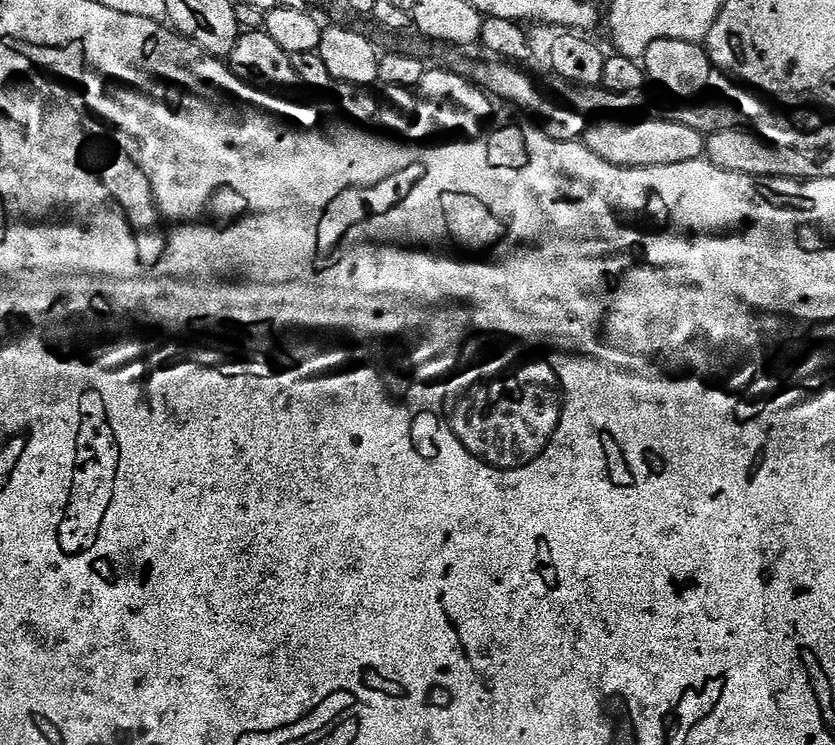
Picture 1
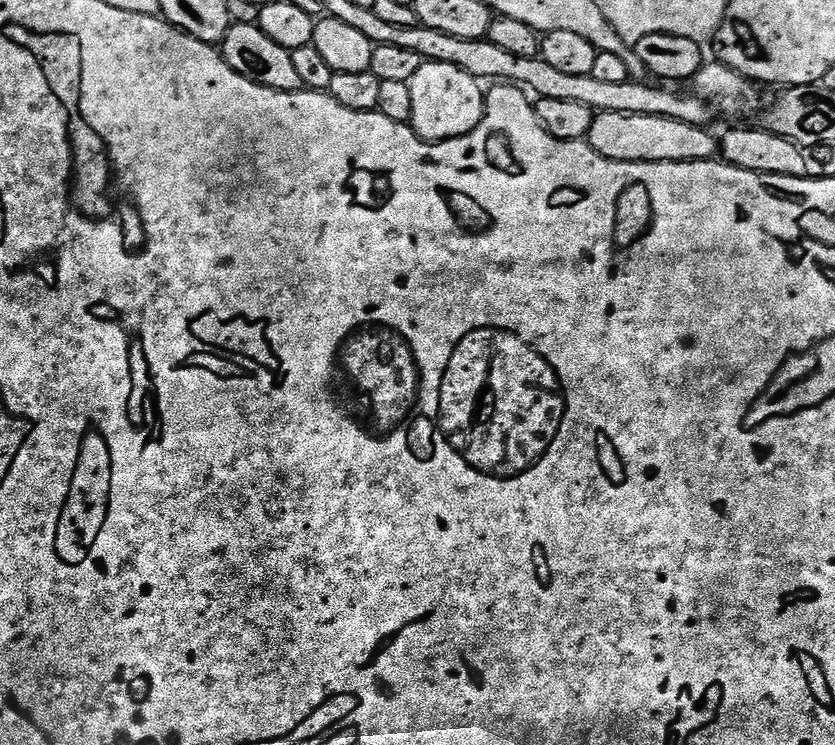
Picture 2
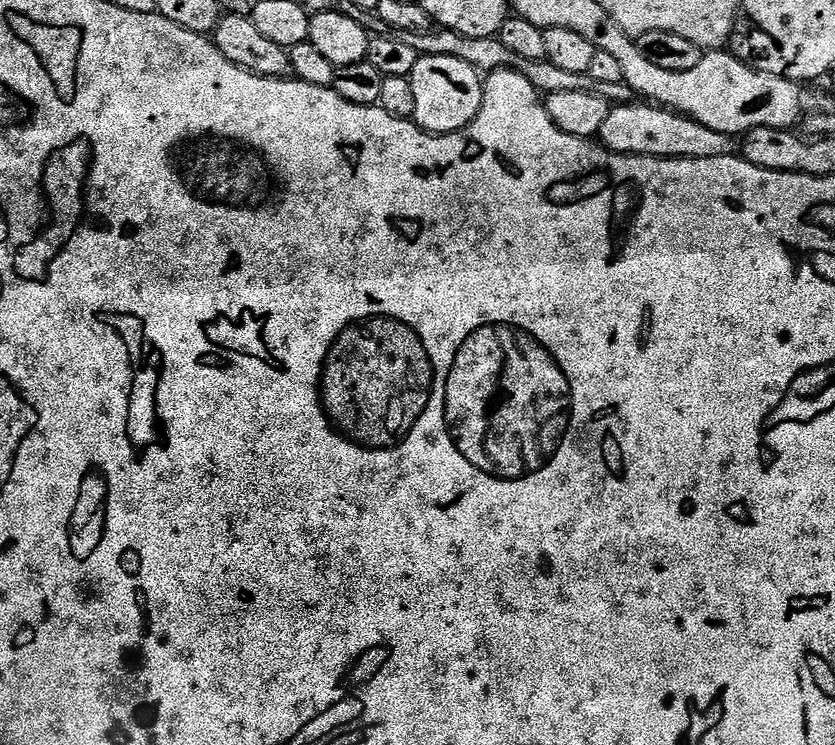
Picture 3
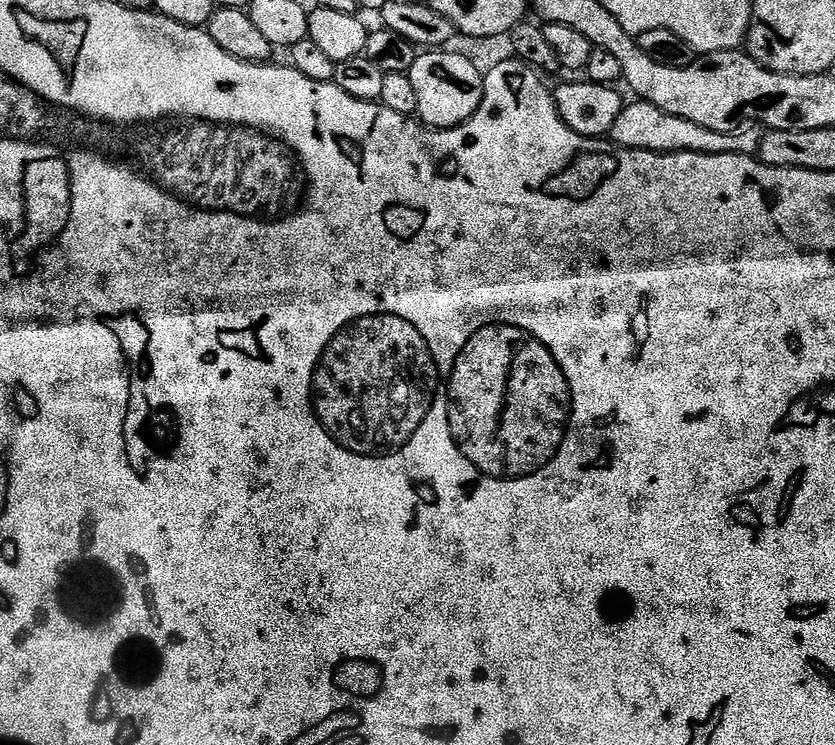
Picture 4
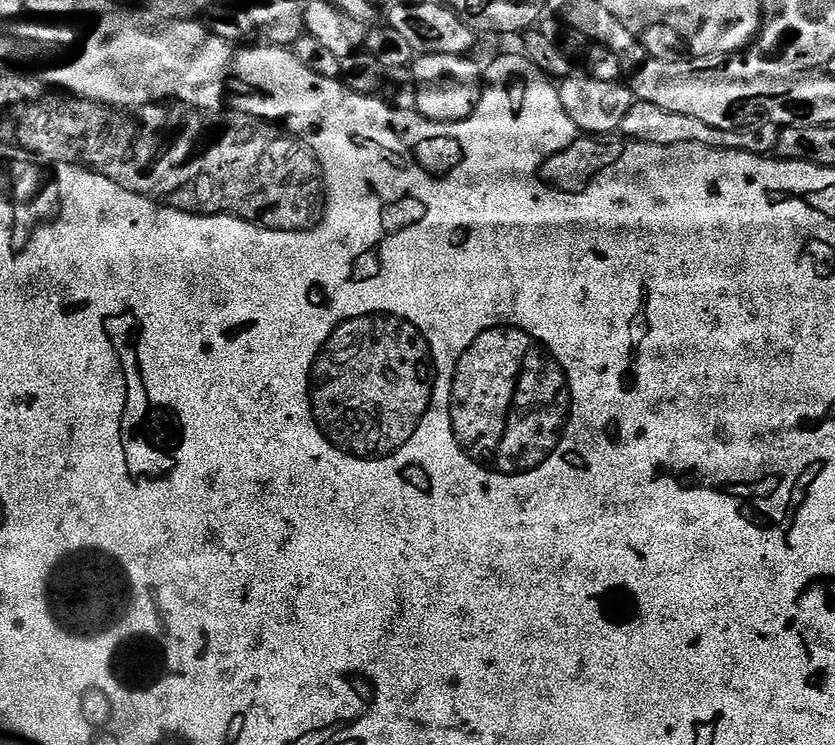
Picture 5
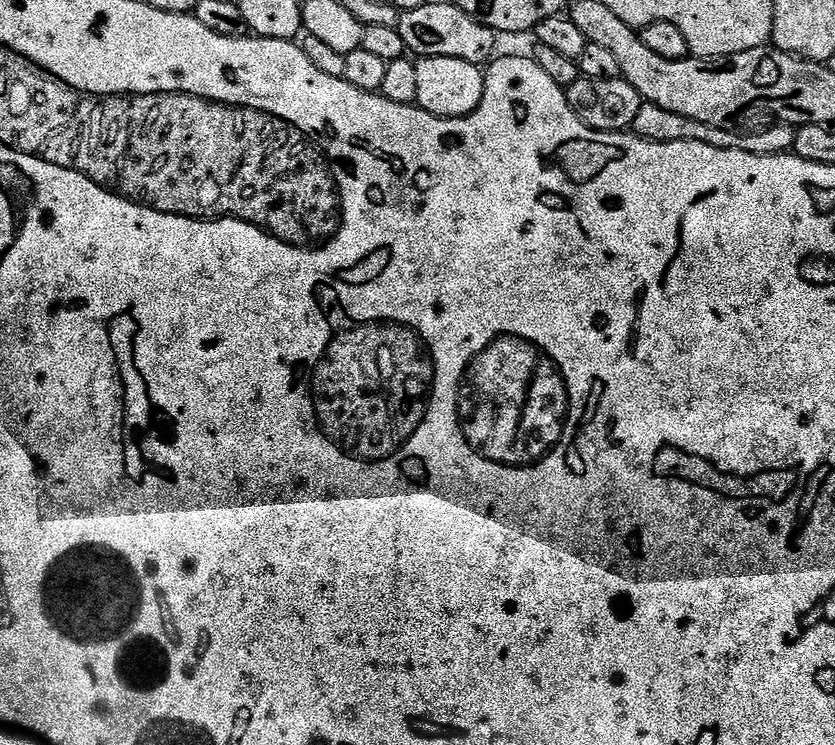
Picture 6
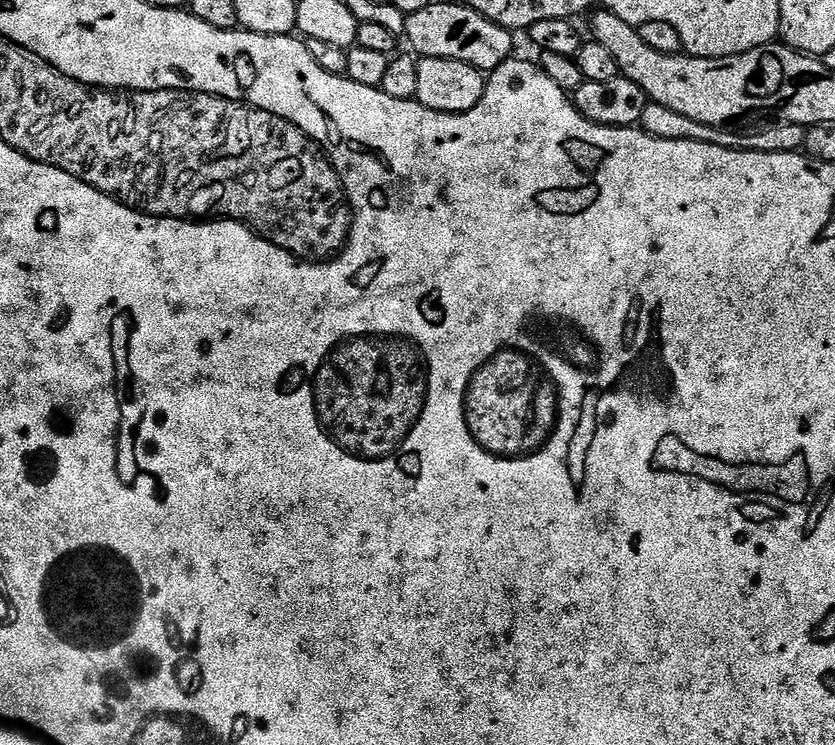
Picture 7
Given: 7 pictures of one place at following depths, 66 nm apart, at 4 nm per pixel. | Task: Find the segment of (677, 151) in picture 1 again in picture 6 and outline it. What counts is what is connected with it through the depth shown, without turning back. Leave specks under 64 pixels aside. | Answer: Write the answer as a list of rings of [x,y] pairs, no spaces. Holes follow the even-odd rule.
[[[644,103],[638,110],[638,116],[634,118],[631,131],[644,140],[654,142],[682,142],[683,140],[693,140],[694,142],[706,142],[706,146],[718,146],[726,150],[746,150],[746,154],[762,154],[763,156],[779,156],[787,153],[791,149],[796,128],[791,124],[783,122],[773,123],[773,128],[764,128],[761,132],[748,132],[745,136],[739,136],[728,128],[715,128],[706,126],[702,122],[694,122],[690,118],[682,118],[682,114],[673,114],[671,110],[662,110],[662,106],[654,106]]]

